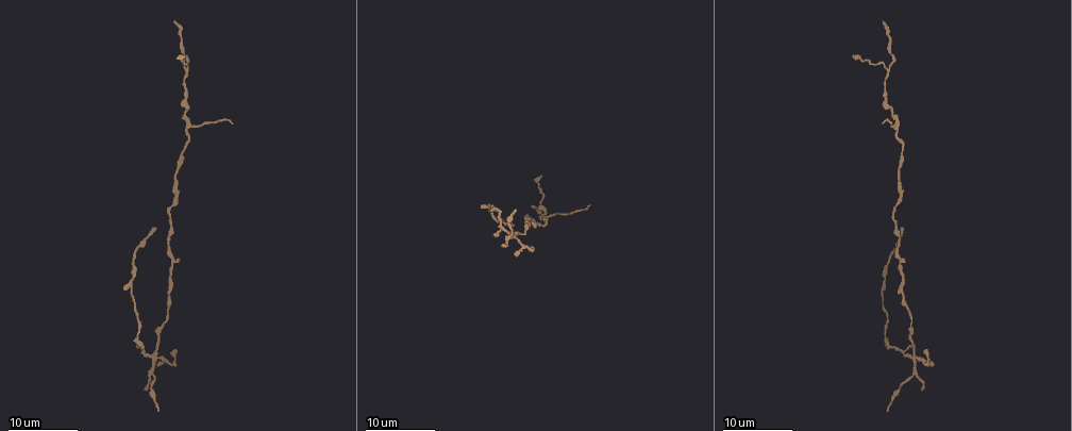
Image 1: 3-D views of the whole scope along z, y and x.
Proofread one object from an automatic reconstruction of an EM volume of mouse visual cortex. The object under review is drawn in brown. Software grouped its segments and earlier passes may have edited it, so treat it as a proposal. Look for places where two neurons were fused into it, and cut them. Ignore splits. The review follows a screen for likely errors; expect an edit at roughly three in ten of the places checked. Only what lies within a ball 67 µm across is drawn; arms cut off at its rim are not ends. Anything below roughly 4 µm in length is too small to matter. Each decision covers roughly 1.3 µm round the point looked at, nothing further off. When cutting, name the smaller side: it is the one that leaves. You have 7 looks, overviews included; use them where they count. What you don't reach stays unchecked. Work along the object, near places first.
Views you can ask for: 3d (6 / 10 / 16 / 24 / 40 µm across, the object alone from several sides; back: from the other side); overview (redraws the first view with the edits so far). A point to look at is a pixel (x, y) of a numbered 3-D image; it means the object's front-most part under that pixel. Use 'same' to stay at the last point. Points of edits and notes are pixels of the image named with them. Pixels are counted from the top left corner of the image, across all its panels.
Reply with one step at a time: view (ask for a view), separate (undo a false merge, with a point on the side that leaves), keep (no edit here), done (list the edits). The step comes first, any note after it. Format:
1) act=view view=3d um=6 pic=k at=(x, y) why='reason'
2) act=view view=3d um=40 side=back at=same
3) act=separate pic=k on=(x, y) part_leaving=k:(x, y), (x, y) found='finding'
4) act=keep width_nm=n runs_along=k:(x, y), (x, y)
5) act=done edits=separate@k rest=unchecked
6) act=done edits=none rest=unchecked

act=view view=3d um=24 pic=1 at=(885, 68) why='three arms meet'

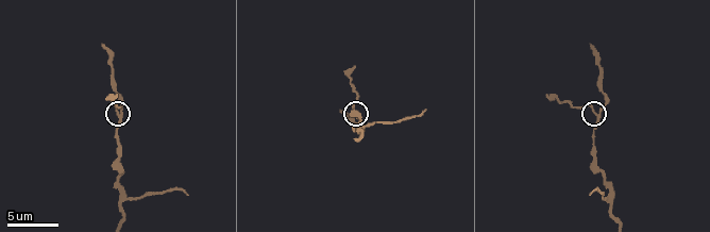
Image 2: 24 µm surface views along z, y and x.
act=view view=3d um=10 pic=2 at=(121, 114)

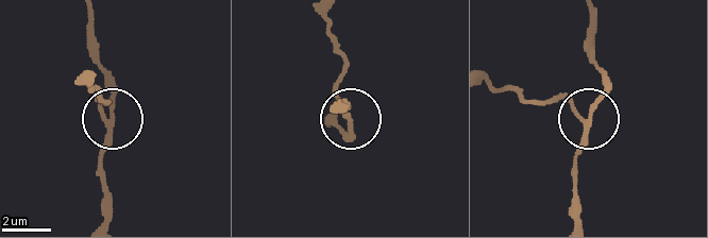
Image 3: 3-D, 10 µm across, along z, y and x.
act=keep runs_along=3:(583, 219), (576, 194), (583, 115), (558, 97), (523, 99) found='continuous, no second neuron'

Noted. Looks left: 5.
act=view view=3d um=6 pic=2 at=(366, 124)

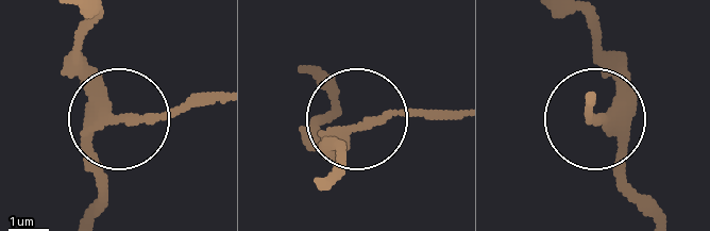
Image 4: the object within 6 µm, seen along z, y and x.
act=separate pic=4 on=(147, 114) width_nm=320 part_leaving=4:(97, 111), (215, 101) found='a second neuron is stuck on'

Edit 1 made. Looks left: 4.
act=view view=3d um=16 pic=1 at=(898, 165) why='thick turns thin'

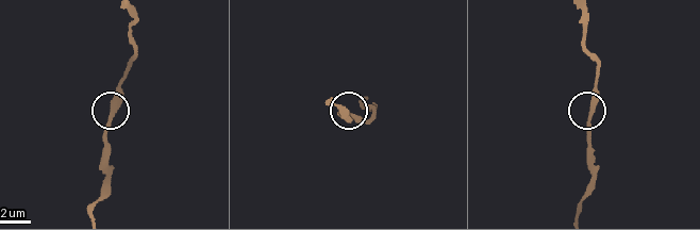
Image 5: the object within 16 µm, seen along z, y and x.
act=view view=3d um=6 pic=5 at=(110, 112) why='closer look'

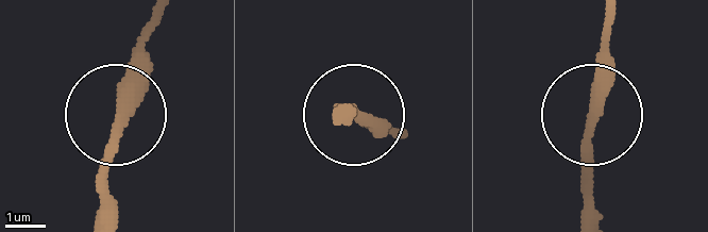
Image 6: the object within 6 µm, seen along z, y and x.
act=keep width_nm=260 found='continuous, no second neuron'

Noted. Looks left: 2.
act=done edits=separate@4 rest=unchecked

